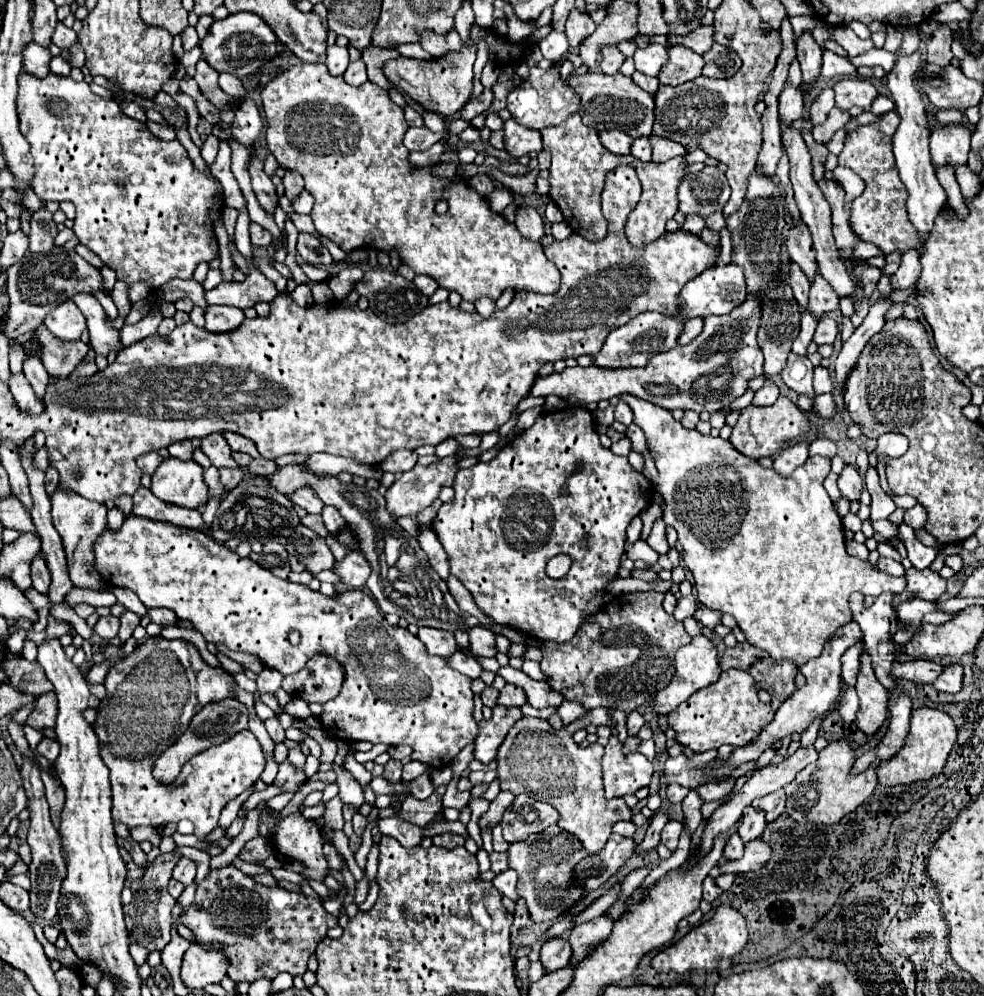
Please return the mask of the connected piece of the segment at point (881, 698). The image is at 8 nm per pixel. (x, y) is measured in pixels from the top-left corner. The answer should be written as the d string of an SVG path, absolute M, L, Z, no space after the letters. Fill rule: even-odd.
M869 653L861 655L861 669L857 675L855 689L857 689L859 701L861 701L855 723L863 733L873 735L881 727L881 723L885 721L887 689L877 681L873 667L871 667Z

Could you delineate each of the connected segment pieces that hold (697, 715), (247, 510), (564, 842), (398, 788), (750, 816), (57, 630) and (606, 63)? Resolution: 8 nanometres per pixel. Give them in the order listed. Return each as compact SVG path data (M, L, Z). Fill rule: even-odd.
M729 669L723 671L721 677L711 683L709 687L703 687L701 691L695 691L685 703L677 707L677 711L669 713L669 727L675 731L675 739L701 753L707 749L719 749L723 743L729 743L733 747L741 747L755 739L759 731L773 719L773 711L769 705L761 703L757 699L757 689L753 683L753 677L747 671L741 669Z
M245 471L241 483L225 495L221 501L215 521L213 521L213 537L217 541L227 541L231 537L237 537L239 541L253 541L253 539L277 539L277 537L289 537L301 519L295 513L295 505L279 493L267 477L255 475Z
M553 825L539 835L511 843L507 855L509 855L509 867L515 869L519 875L517 893L527 901L531 919L535 923L555 921L563 911L573 907L573 903L583 897L583 895L569 895L567 887L571 887L571 875L575 863L587 857L587 851L581 847L579 839L563 831L561 827Z
M373 777L373 781L369 783L369 787L373 789L375 795L383 795L383 793L405 793L407 795L407 791L405 791L405 787L401 783L387 785L387 781L383 777Z
M753 805L745 807L743 817L739 821L739 829L737 829L743 843L747 843L749 839L757 839L763 829L765 829L765 813L761 809L755 809Z
M49 617L49 623L47 623L47 639L61 637L65 633L69 633L69 623L67 621L59 621L55 617Z
M605 47L605 55L603 55L603 61L599 67L603 73L613 75L613 73L619 73L623 61L625 61L625 55L617 47Z

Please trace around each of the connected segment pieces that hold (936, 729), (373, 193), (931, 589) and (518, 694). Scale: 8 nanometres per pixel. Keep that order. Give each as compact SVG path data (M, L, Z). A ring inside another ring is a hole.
M933 707L915 709L911 713L911 729L909 729L909 735L905 737L903 747L897 751L895 757L881 763L877 769L879 783L883 783L883 785L909 785L913 781L925 781L933 775L939 775L945 767L947 755L949 755L955 739L957 739L955 723L945 711L933 709Z
M301 63L301 65L295 65L295 67L287 69L287 71L279 73L273 81L269 81L265 85L263 93L261 93L261 99L263 99L265 117L267 117L267 145L269 145L269 151L275 155L279 165L283 165L285 169L295 169L295 171L301 173L301 177L305 179L305 189L315 199L315 205L313 205L313 211L311 211L311 219L313 219L315 229L319 231L319 235L323 235L323 237L331 239L333 243L337 243L345 253L355 251L355 249L377 249L377 251L385 251L385 253L397 251L401 263L411 267L417 275L427 273L429 277L433 277L439 283L439 287L443 287L447 291L457 291L465 301L471 301L471 303L475 303L481 297L489 297L489 299L497 301L505 289L513 289L515 293L517 291L533 291L533 293L555 293L557 291L561 275L559 275L557 267L545 257L541 245L521 237L515 223L507 223L503 215L491 211L489 201L483 195L479 195L471 185L459 183L459 181L447 179L447 177L435 177L431 173L433 167L415 167L415 165L411 165L411 161L409 161L411 153L403 145L403 135L409 129L409 125L407 125L405 117L403 117L403 109L389 99L389 93L383 87L379 87L379 85L375 85L371 81L367 81L367 83L363 83L359 87L353 87L353 85L345 83L345 79L341 75L333 77L327 71L325 63ZM439 199L447 201L447 205L449 205L447 213L443 213L443 215L435 213L435 205L437 205Z
M909 569L905 571L907 587L895 595L893 605L897 607L899 603L907 599L923 599L923 601L937 601L945 593L945 579L939 573L933 573L931 569Z
M505 685L499 691L497 703L505 705L505 707L521 707L525 703L525 693L519 687L515 687L515 685Z

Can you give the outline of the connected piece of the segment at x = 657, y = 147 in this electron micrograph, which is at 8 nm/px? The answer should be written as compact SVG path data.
M649 135L649 141L651 141L651 147L653 147L653 159L655 163L661 163L661 161L667 161L671 157L677 157L677 155L685 155L685 147L679 145L679 143L673 143L665 137L657 137L657 135Z

